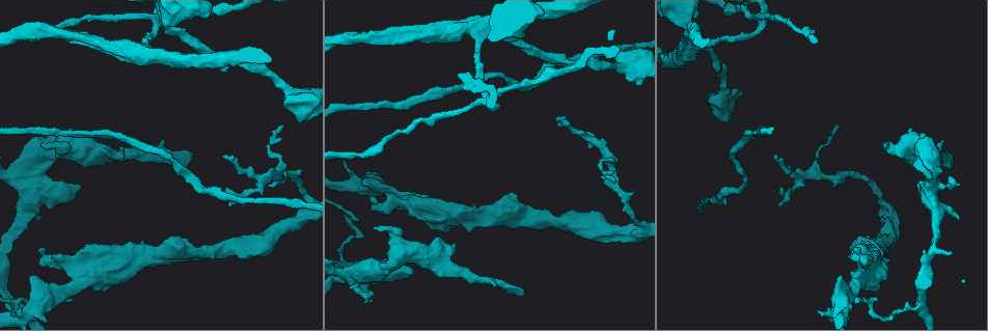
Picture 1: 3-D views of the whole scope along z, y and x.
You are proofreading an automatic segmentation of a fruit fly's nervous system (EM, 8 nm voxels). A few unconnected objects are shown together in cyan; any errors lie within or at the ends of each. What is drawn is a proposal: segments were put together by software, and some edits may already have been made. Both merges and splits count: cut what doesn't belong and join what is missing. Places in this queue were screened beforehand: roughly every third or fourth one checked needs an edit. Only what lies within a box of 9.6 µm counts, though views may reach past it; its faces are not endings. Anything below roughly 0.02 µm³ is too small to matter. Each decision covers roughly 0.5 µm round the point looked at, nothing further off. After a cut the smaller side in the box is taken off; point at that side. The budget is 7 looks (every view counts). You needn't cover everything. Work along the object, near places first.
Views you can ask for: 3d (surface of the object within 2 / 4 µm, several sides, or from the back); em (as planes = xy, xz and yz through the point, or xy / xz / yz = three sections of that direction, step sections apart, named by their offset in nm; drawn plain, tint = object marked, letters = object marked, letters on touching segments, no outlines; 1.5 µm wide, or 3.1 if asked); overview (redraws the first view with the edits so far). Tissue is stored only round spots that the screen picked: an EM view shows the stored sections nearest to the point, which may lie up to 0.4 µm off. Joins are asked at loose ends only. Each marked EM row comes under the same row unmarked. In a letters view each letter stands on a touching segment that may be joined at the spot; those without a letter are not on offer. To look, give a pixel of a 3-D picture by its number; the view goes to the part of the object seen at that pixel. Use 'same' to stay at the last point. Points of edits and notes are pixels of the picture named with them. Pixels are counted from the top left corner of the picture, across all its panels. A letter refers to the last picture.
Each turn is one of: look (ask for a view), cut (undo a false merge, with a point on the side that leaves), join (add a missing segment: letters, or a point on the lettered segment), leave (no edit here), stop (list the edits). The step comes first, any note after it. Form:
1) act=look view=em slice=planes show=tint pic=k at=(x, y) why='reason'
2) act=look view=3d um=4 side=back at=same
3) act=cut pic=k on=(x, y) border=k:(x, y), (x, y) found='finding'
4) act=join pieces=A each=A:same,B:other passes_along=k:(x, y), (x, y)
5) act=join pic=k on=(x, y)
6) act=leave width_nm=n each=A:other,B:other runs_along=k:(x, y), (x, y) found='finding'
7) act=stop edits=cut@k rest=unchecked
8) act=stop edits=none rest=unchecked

act=look view=3d um=2 side=back pic=1 at=(764, 22) why='sharp bend'

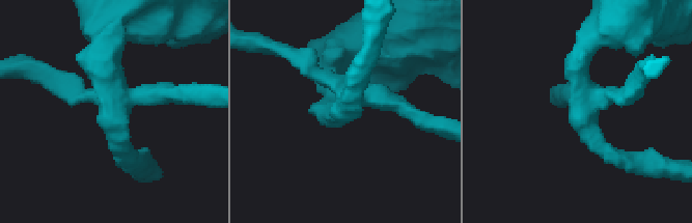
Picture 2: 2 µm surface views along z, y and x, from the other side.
act=look view=em slice=planes show=tint pic=2 at=(351, 105) arms=4 why='shape alone is not enough'

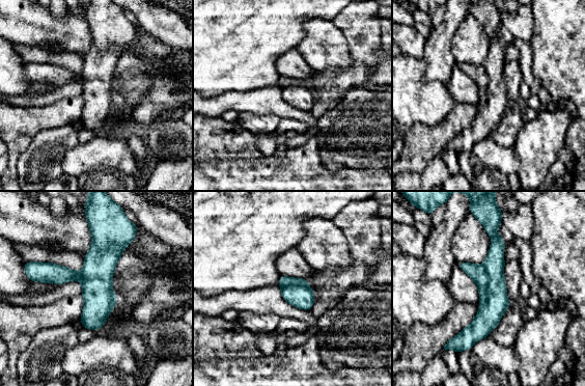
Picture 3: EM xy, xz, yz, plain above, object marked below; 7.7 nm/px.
act=look view=em slice=planes show=letters at=same

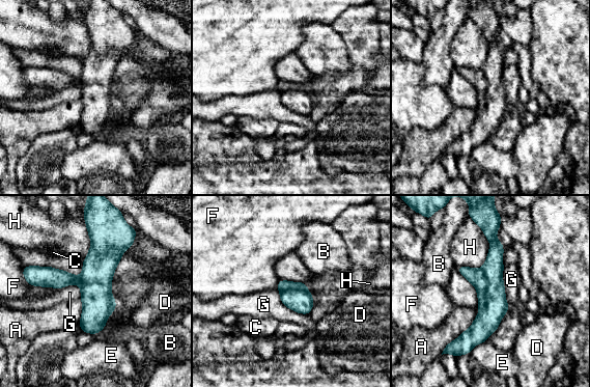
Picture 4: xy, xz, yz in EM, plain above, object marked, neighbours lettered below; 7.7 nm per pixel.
act=cut pic=4 on=(476, 276) each=A:other,B:other,C:other,D:other,E:other,F:other,G:other,H:other found='two neurons meet here'

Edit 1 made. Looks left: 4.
act=look view=overview why='redraw'

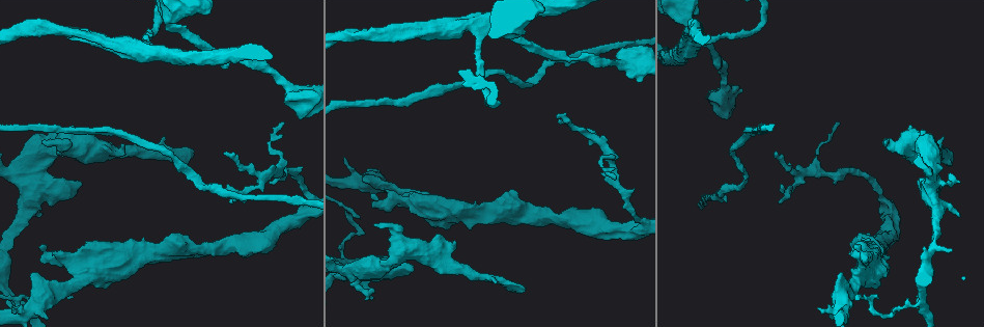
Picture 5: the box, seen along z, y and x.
act=look view=3d um=2 pic=5 at=(200, 181) why='abrupt turn'

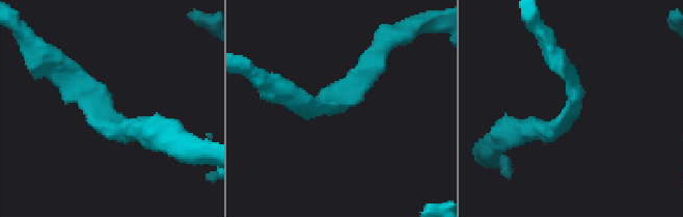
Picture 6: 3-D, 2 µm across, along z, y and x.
act=look view=em slice=yz step=8 show=letters pic=6 at=(102, 112) arm_widths_nm=170,200 why='shape alone is not enough'

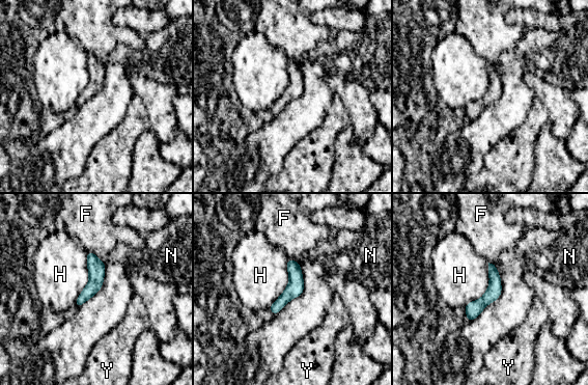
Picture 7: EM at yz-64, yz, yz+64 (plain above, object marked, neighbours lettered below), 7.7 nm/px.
act=leave each=F:other,H:other,N:other,Y:other runs_along=7:(492, 267), (494, 291), (469, 317) found='all the same neuron'

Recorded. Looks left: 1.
act=stop edits=cut@4 rest=unchecked

